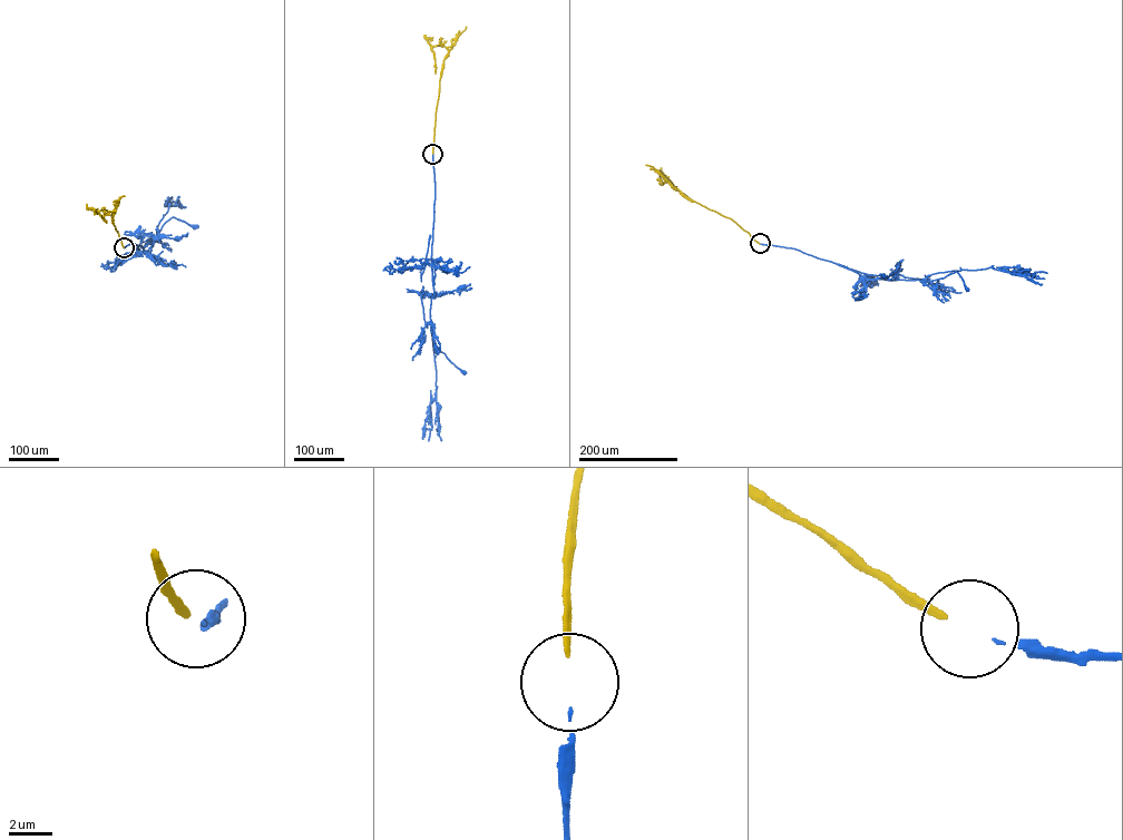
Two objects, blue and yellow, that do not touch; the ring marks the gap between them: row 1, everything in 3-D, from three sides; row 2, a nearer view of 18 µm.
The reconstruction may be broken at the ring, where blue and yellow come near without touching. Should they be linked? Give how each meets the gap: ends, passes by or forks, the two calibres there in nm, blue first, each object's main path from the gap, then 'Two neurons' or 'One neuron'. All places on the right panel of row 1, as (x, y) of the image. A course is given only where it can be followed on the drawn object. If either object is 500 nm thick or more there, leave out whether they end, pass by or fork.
At the ring blue ends. At the ring yellow ends. Thickness 120 nm (blue) against 280 nm. Course of blue: (760, 244), (798, 250), (868, 279), (928, 282), (957, 272), (966, 289). Course of yellow: (759, 243), (731, 218), (692, 201), (665, 182), (665, 178), (690, 198). One neuron

